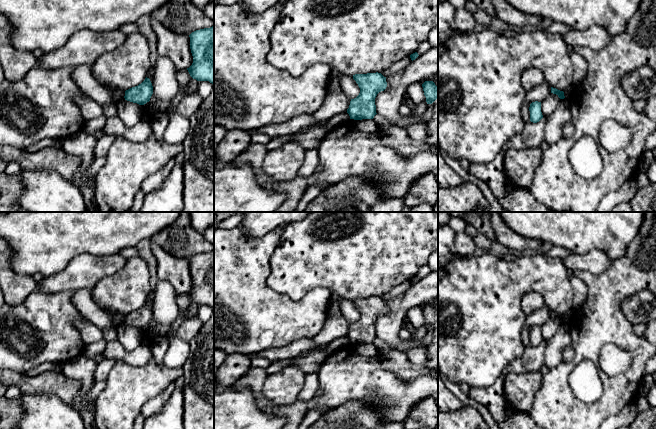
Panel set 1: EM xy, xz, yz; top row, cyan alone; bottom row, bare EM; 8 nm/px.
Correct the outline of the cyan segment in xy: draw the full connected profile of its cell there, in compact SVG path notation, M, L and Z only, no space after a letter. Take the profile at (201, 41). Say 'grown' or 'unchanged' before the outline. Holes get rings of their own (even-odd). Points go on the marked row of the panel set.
unchanged; M214 26L196 30L189 37L193 56L193 63L187 68L190 76L214 85Z

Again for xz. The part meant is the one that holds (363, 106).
unchanged; M381 73L355 74L353 79L360 88L359 95L351 99L347 113L350 119L373 119L376 113L375 98L387 87L386 77Z

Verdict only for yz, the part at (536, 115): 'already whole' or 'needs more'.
already whole

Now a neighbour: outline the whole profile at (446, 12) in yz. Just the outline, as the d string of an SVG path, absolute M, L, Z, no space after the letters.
M448 0L438 2L438 36L444 37L451 33L456 11Z

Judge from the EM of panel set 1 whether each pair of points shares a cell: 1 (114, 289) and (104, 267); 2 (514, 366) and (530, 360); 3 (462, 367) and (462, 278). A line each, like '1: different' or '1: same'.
1: different
2: same
3: same

